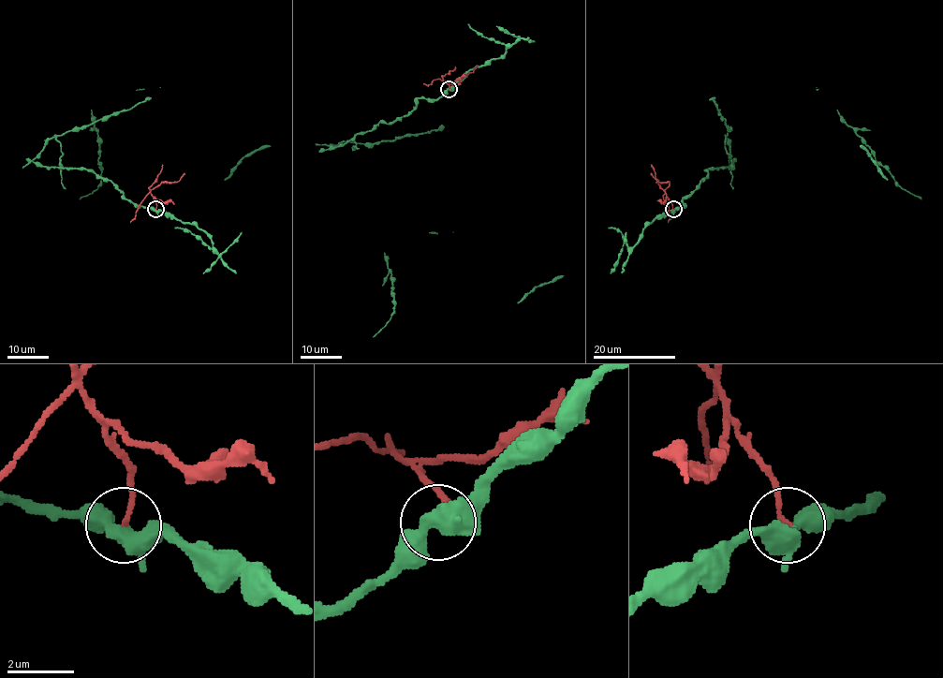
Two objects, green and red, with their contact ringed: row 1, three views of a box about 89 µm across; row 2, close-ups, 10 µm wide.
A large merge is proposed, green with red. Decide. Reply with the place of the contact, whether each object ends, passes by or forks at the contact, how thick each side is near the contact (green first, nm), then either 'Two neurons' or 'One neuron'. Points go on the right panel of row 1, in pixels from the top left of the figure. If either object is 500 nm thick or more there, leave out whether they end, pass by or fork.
Place: (673, 209). At the ring green forks. At the ring red ends. Thickness 420 nm (green) against 130 nm. Two neurons

